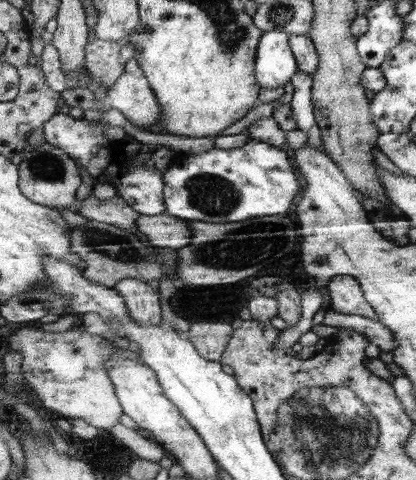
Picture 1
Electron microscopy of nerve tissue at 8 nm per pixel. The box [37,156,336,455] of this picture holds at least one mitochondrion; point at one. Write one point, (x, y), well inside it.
(220, 248)

